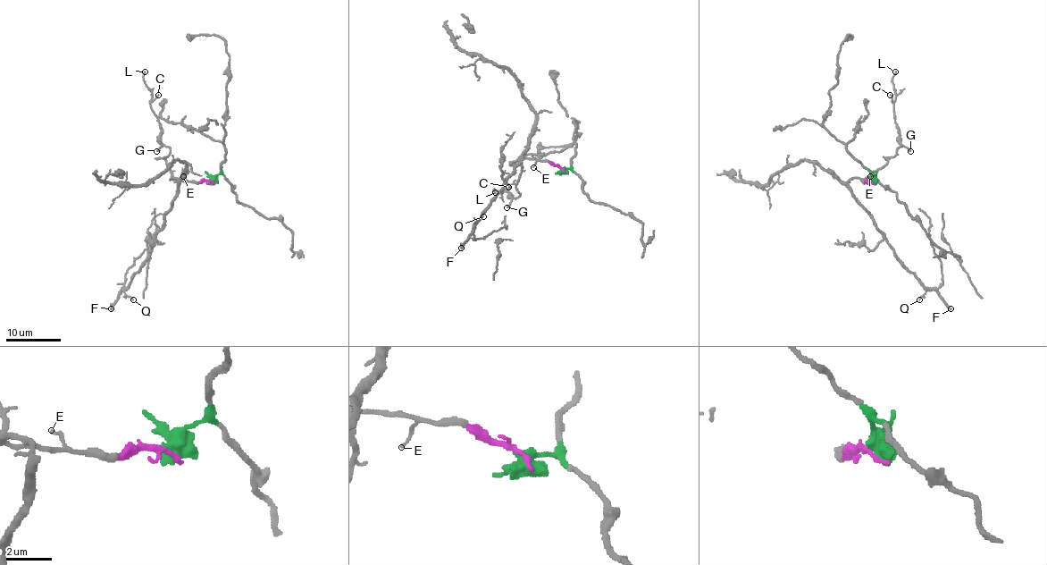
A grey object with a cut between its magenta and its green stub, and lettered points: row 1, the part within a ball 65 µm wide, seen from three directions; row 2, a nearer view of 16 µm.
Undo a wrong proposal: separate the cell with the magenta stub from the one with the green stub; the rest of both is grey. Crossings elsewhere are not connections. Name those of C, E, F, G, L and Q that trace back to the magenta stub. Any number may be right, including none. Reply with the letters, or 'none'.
C, E, F, G, L, Q

